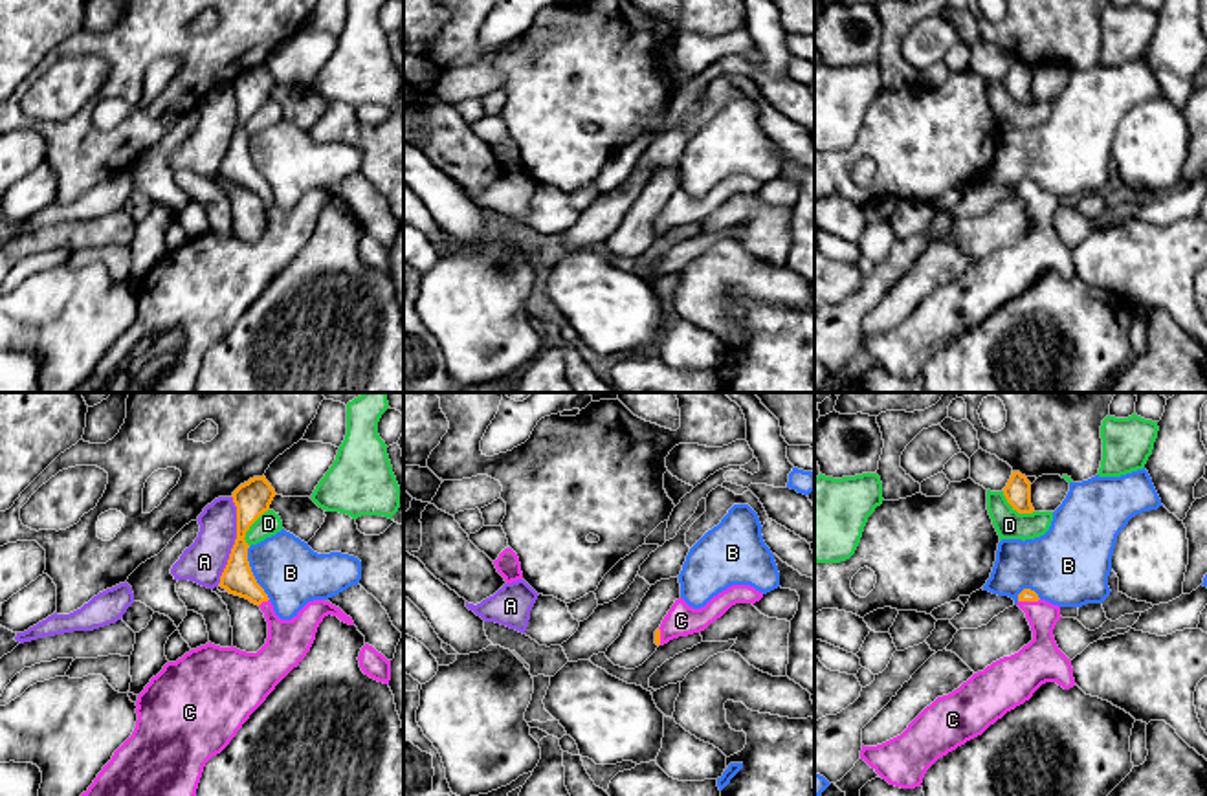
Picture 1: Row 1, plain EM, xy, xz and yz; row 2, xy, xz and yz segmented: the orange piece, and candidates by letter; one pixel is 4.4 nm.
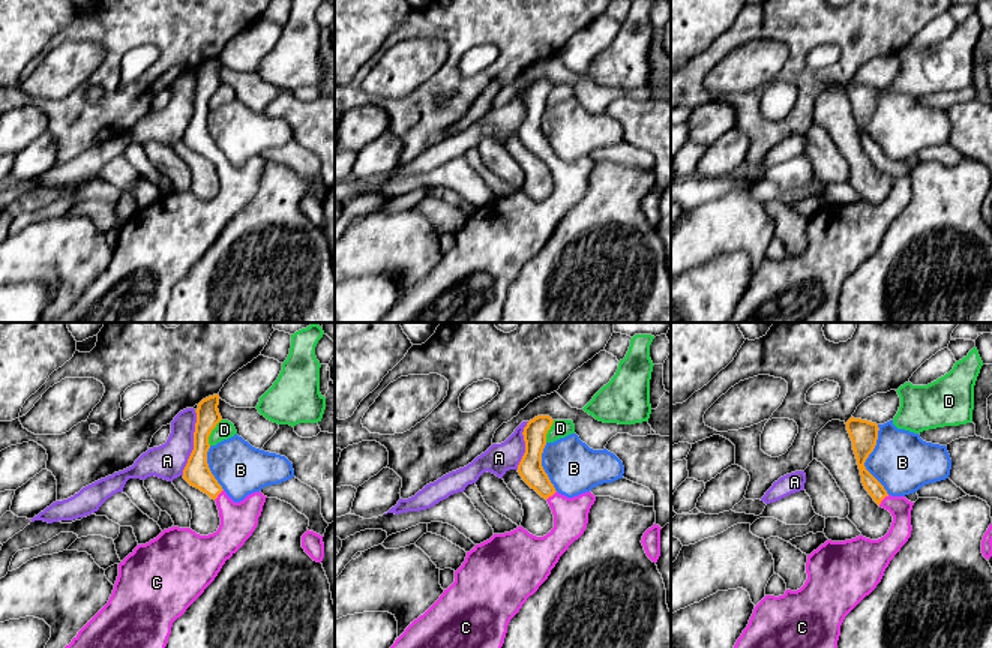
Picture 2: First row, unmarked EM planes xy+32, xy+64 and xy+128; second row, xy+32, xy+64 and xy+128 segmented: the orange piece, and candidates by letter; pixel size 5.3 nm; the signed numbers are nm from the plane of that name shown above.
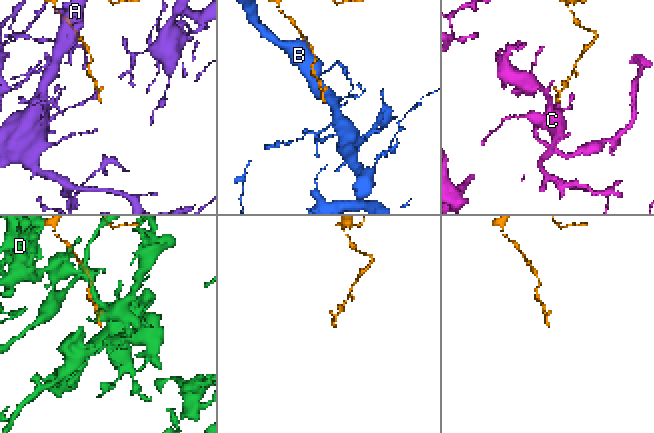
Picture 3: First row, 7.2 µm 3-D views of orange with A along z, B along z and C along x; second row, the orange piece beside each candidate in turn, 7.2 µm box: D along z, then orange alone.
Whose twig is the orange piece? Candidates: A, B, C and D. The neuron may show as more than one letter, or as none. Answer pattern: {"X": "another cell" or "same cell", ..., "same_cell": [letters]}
{"A": "another cell", "B": "another cell", "C": "same cell", "D": "another cell", "same_cell": ["C"]}

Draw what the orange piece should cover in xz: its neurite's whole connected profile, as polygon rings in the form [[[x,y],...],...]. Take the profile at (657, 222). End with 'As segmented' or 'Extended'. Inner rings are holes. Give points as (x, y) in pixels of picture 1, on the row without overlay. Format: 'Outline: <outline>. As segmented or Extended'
Outline: [[[732,174],[714,185],[704,196],[693,198],[682,187],[675,189],[660,216],[655,220],[655,233],[664,235],[673,227],[704,220],[736,193],[756,193],[763,182],[750,174]]]. Extended

